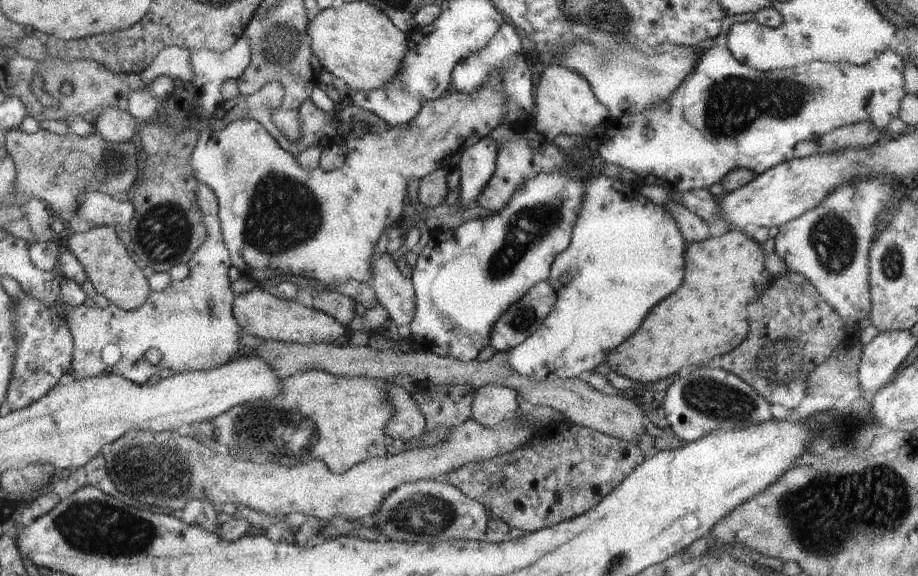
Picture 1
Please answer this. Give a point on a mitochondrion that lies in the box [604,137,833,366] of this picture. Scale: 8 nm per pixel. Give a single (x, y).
(759, 283)

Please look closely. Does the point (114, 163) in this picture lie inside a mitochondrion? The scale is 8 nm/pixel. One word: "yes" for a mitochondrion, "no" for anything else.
yes

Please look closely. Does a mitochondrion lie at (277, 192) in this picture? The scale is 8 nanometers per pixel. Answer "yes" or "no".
yes

